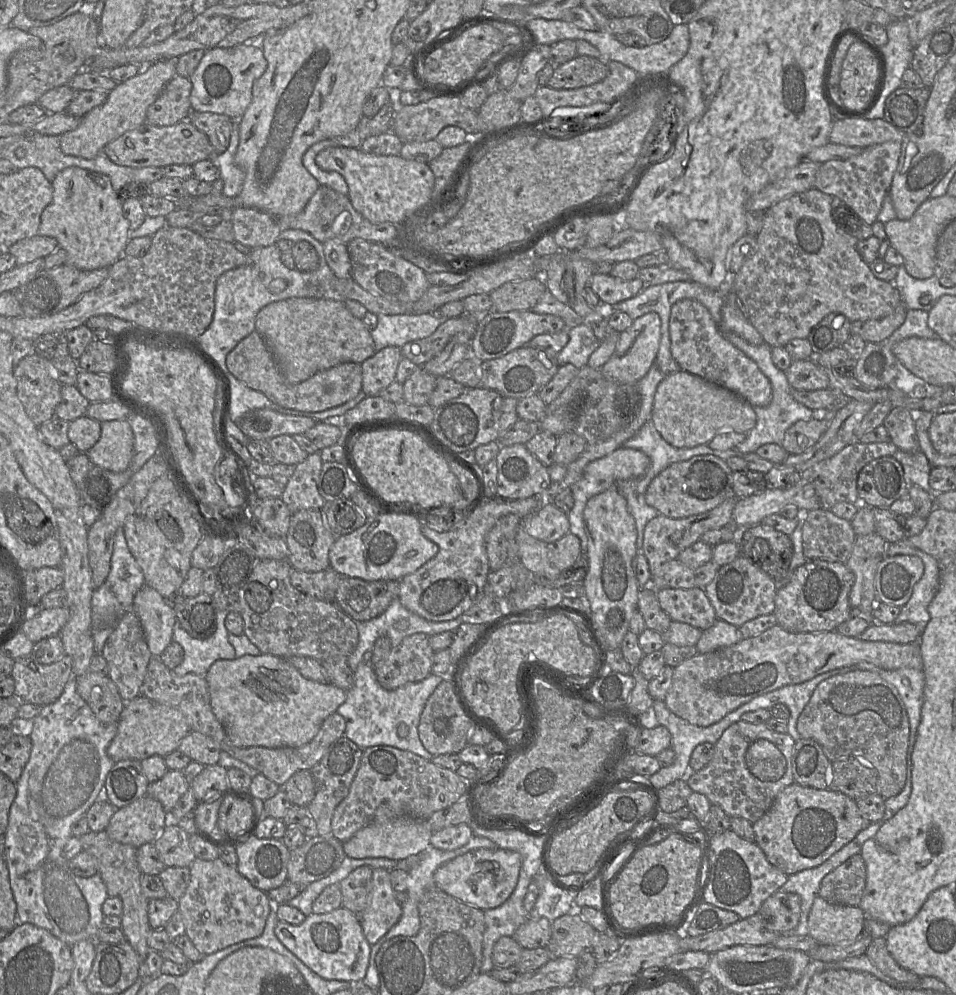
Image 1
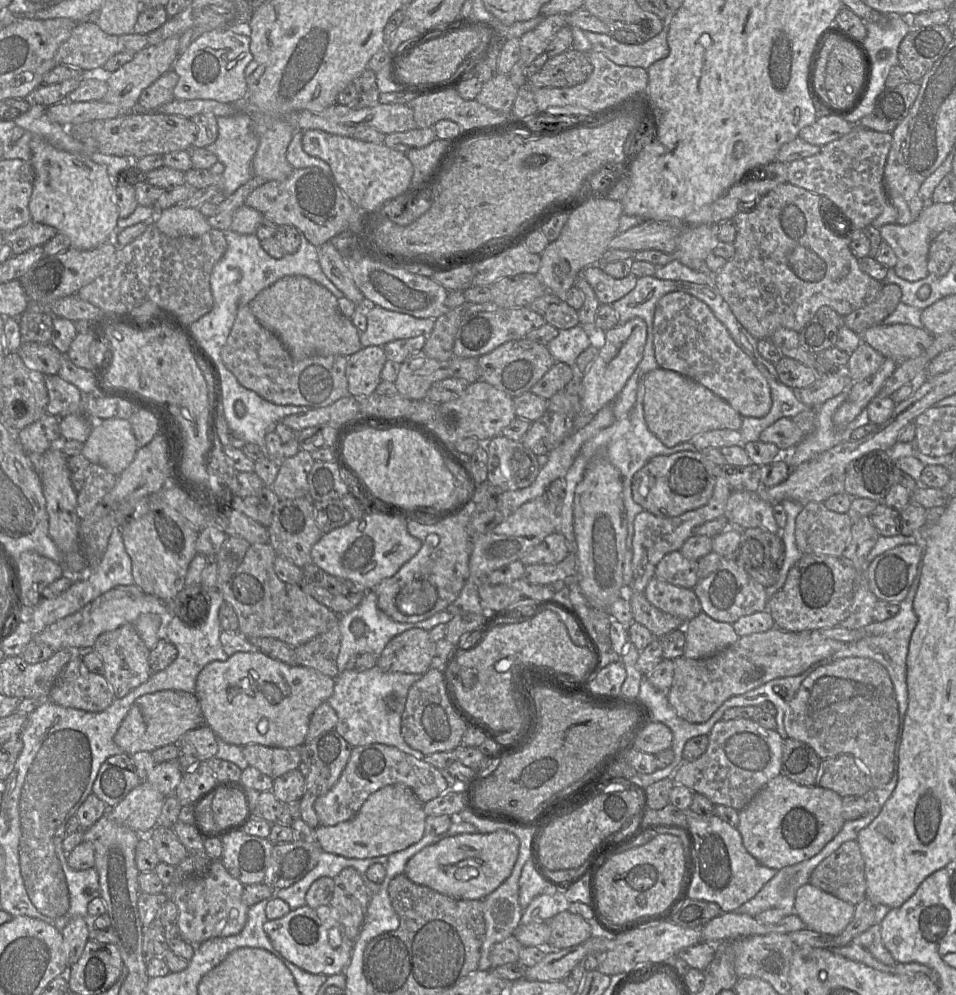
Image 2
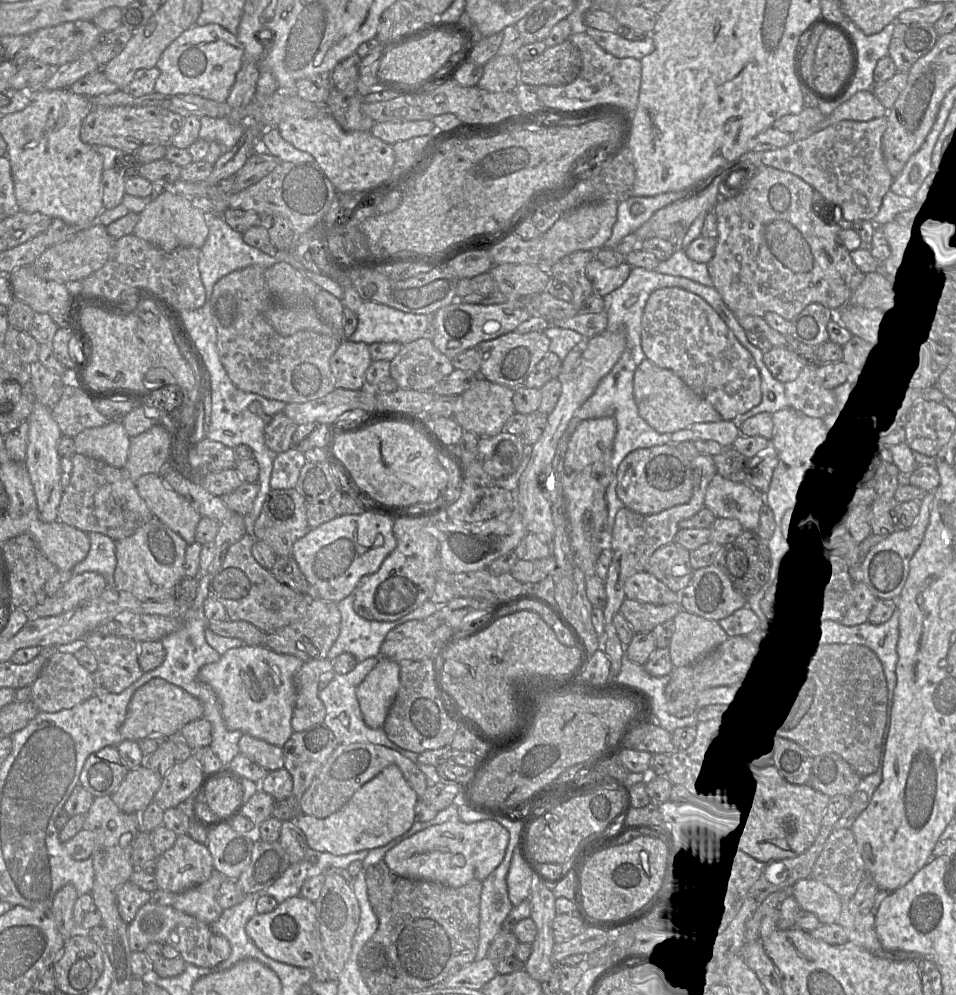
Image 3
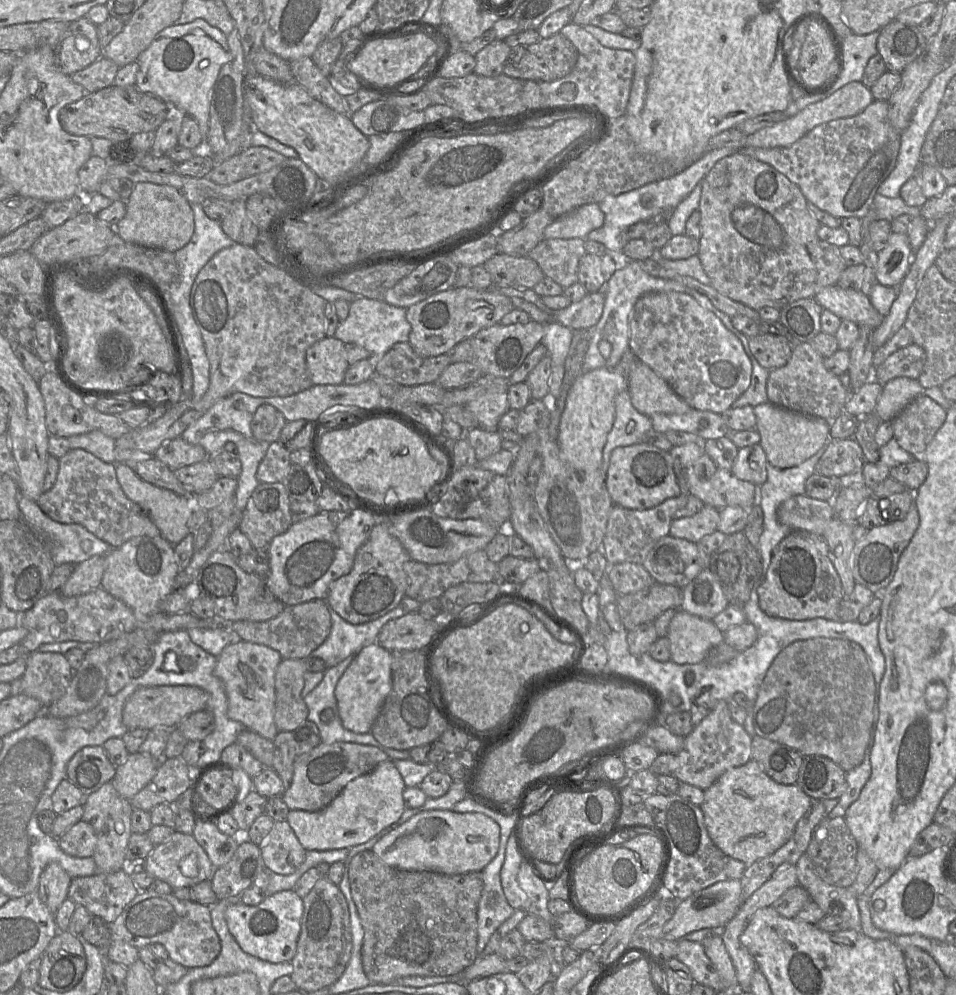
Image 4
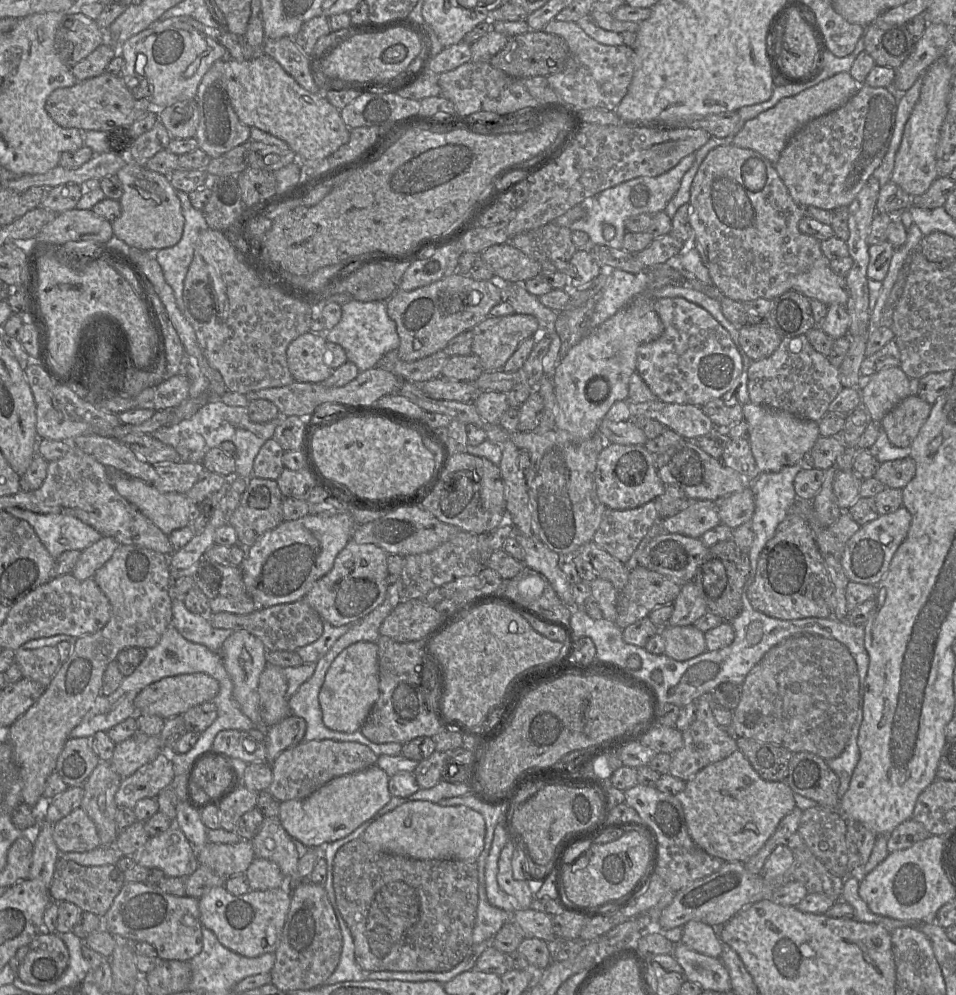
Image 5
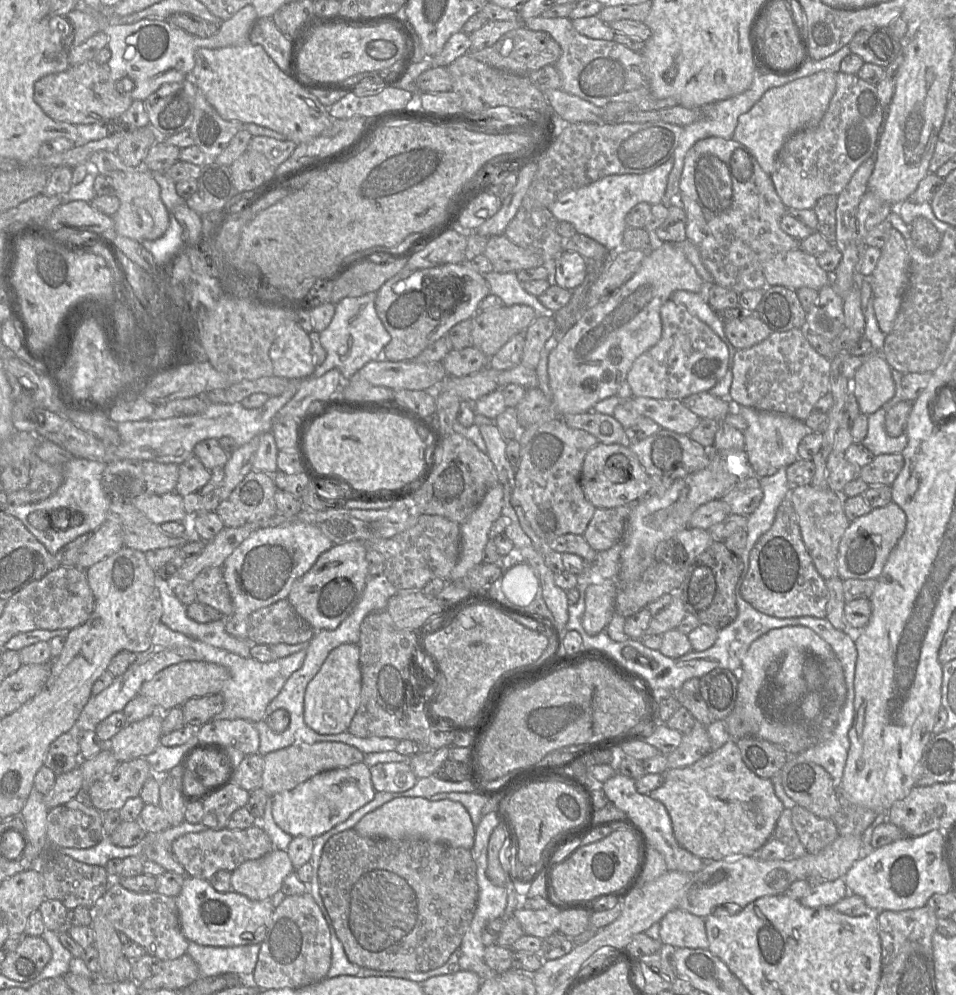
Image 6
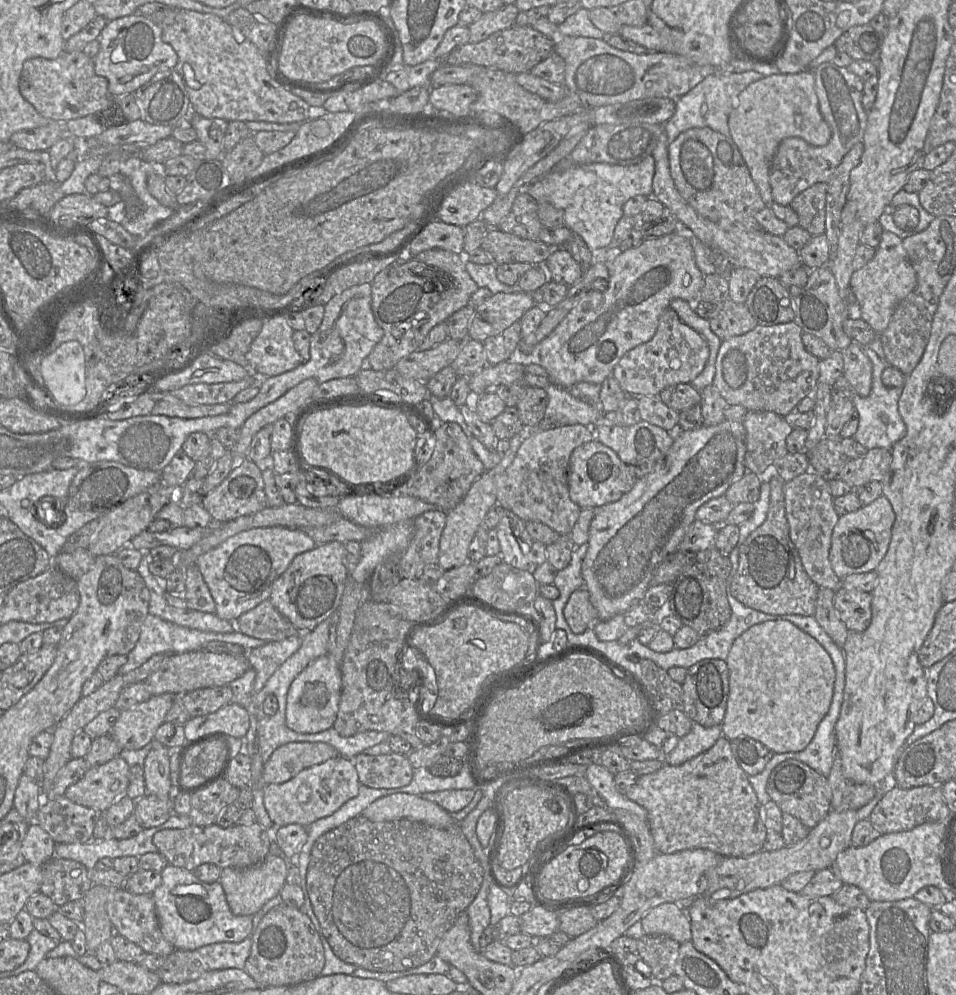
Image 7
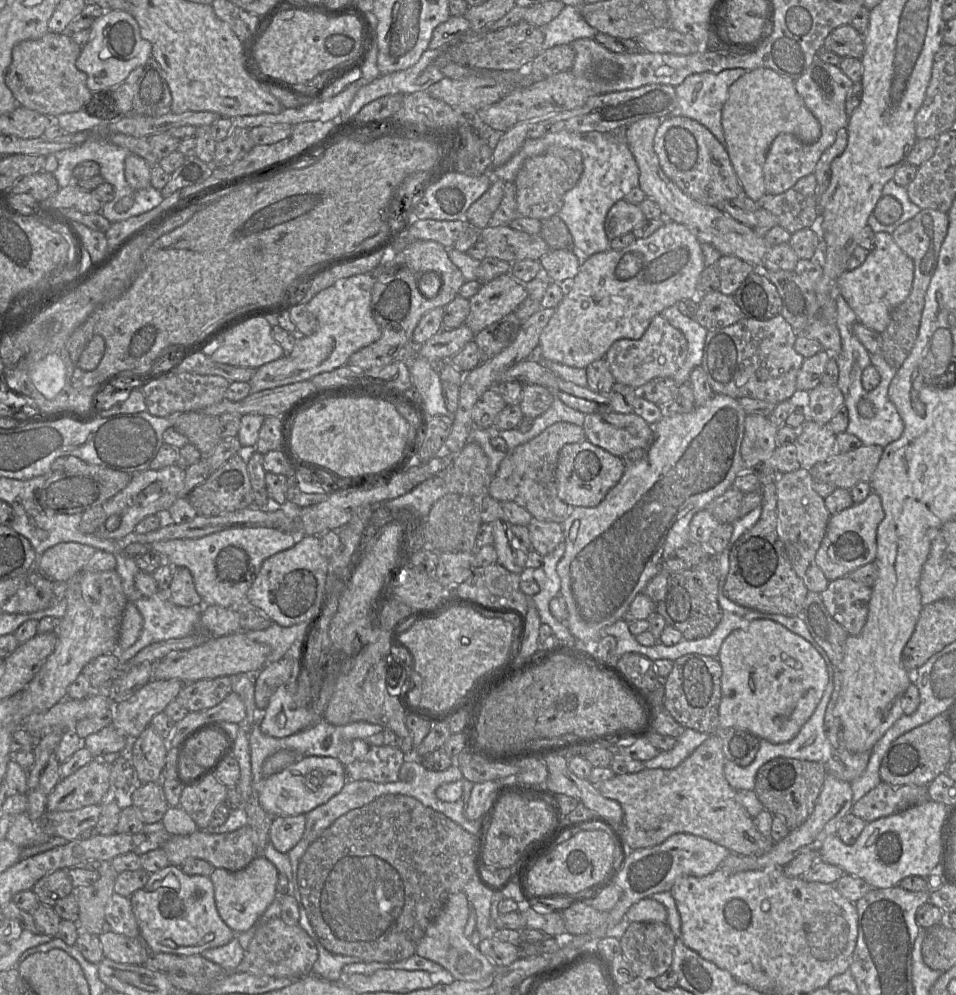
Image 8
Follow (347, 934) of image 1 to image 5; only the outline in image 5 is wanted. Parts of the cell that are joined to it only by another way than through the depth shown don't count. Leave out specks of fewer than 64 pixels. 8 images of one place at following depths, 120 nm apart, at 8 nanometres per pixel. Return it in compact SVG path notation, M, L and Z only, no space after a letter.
M215 887L198 900L202 927L212 931L227 949L245 957L254 958L274 953L282 935L290 908L291 894L282 888L250 891L234 896L224 887Z

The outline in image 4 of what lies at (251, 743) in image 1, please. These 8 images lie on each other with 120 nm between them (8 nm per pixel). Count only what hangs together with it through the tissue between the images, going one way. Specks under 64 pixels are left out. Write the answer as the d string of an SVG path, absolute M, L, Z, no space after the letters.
M241 640L227 645L217 656L214 667L227 696L228 717L270 741L279 732L274 722L275 672L282 660L277 651L267 646Z

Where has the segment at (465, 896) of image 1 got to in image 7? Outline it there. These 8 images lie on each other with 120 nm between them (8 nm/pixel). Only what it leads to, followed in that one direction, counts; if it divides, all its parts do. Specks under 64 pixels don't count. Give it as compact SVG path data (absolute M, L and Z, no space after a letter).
M405 793L381 797L364 809L361 815L374 822L407 818L436 828L446 828L457 823L450 813L438 804Z

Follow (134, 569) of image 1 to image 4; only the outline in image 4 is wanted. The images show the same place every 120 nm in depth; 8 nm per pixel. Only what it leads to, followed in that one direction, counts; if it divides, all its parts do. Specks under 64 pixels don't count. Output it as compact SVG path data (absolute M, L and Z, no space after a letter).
M20 495L18 506L23 521L25 521L38 535L42 535L48 542L55 566L64 563L73 563L77 565L94 555L106 556L112 549L108 543L96 537L80 524L64 524L52 520L40 509L36 502L24 496Z

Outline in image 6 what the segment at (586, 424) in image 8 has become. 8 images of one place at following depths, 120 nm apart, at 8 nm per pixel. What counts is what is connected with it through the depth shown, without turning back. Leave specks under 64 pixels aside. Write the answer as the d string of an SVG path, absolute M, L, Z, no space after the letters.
M661 428L654 435L640 441L629 443L646 473L660 476L662 479L681 479L706 468L710 463L707 449L692 441L688 435Z

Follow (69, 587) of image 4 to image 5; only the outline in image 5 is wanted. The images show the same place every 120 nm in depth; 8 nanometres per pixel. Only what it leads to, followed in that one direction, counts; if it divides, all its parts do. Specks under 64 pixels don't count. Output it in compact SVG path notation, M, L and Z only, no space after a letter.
M102 536L80 552L72 575L80 581L93 578L95 572L112 557L119 545L113 538Z

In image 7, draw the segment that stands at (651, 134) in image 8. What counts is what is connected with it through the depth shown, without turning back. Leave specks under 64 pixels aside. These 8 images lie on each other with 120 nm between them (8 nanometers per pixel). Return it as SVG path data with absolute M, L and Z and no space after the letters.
M664 133L651 156L655 161L653 177L653 197L664 204L667 212L674 215L682 231L723 255L733 267L748 268L761 277L778 278L784 272L802 265L799 252L790 247L782 237L772 235L765 230L748 230L744 227L721 227L701 216L680 194L673 181L668 158L668 140Z

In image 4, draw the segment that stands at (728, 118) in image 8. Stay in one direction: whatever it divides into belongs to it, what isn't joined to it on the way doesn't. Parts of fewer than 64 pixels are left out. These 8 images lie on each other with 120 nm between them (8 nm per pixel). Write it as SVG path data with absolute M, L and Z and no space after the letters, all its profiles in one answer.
M852 81L840 87L826 98L809 104L797 114L780 121L773 126L765 127L746 137L746 147L776 148L788 147L802 138L816 126L840 119L855 116L861 113L874 101L870 88L861 81Z

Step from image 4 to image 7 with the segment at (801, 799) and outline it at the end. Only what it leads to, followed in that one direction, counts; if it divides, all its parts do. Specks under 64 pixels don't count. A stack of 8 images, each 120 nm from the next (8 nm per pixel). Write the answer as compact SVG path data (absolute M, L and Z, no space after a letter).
M721 736L716 743L706 752L686 761L678 766L665 765L656 772L638 776L636 782L624 791L624 795L642 806L647 811L647 821L650 832L654 839L655 849L657 853L673 854L689 849L707 849L724 857L746 857L762 850L763 844L767 836L767 828L761 818L761 804L757 795L749 782L749 776L738 765L730 745L730 740L725 736Z

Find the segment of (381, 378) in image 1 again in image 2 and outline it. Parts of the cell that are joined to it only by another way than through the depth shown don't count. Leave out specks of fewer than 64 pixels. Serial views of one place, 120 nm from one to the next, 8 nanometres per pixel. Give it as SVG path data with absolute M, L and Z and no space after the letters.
M362 347L358 352L346 357L345 373L349 394L363 398L375 392L382 381L380 374L387 361L383 347Z

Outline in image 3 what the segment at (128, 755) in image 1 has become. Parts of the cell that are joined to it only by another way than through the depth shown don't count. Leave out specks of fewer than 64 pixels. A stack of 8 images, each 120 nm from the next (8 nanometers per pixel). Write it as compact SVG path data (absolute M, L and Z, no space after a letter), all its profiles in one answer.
M152 679L132 696L120 727L123 740L139 741L151 736L177 737L187 723L203 717L203 706L184 689L163 679Z

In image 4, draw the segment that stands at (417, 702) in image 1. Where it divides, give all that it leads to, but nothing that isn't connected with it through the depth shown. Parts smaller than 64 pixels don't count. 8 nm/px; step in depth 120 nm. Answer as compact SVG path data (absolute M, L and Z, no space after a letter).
M350 656L346 658L344 661L340 662L336 666L327 668L324 672L324 676L322 681L309 693L304 697L304 702L308 709L307 720L313 722L319 729L321 741L324 744L331 744L336 742L348 742L355 743L361 745L368 745L372 747L376 747L383 751L391 760L409 760L410 754L409 751L405 750L395 750L392 748L387 748L382 746L371 734L356 734L345 729L342 726L339 714L337 701L335 698L335 688L336 685L341 678L342 674L345 672L347 667L352 662L354 656Z

